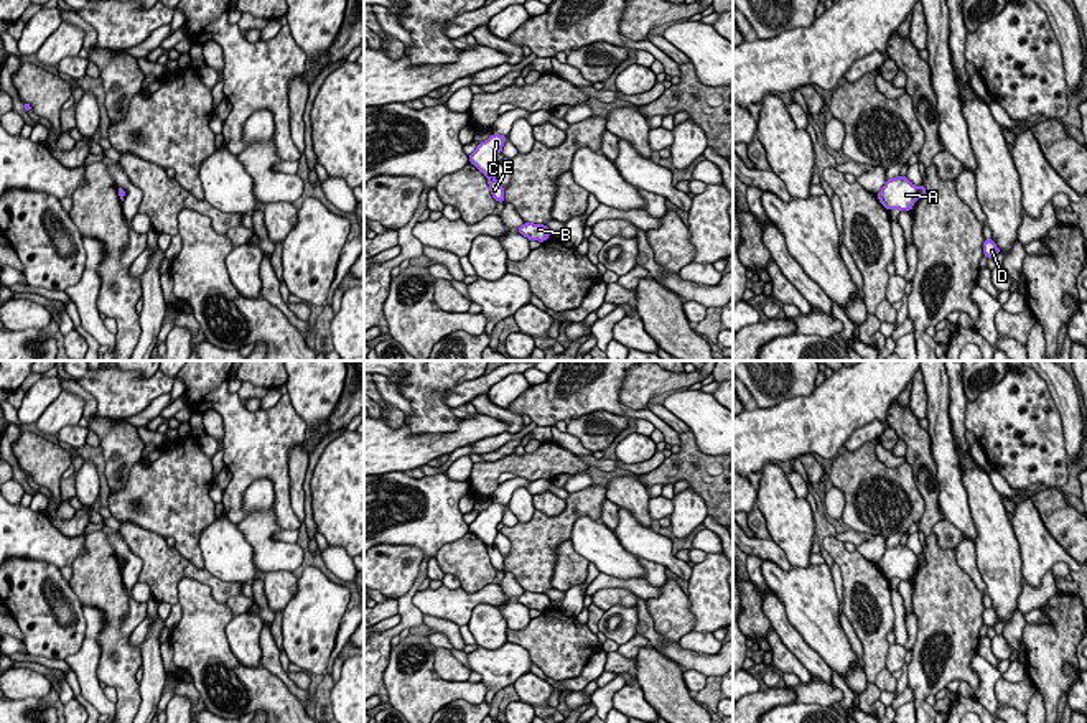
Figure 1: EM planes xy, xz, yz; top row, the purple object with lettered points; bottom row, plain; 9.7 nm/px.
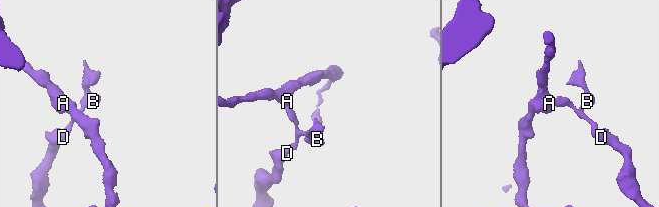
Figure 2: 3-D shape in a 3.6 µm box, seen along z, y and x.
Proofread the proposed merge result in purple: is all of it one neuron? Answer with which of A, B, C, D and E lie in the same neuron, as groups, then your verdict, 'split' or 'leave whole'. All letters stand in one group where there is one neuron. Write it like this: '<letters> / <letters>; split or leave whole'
A C / B D E; split

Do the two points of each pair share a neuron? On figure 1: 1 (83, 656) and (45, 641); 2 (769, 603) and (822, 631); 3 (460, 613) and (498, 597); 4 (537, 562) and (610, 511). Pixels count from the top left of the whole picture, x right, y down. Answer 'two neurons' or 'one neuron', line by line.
1: two neurons
2: two neurons
3: one neuron
4: two neurons

